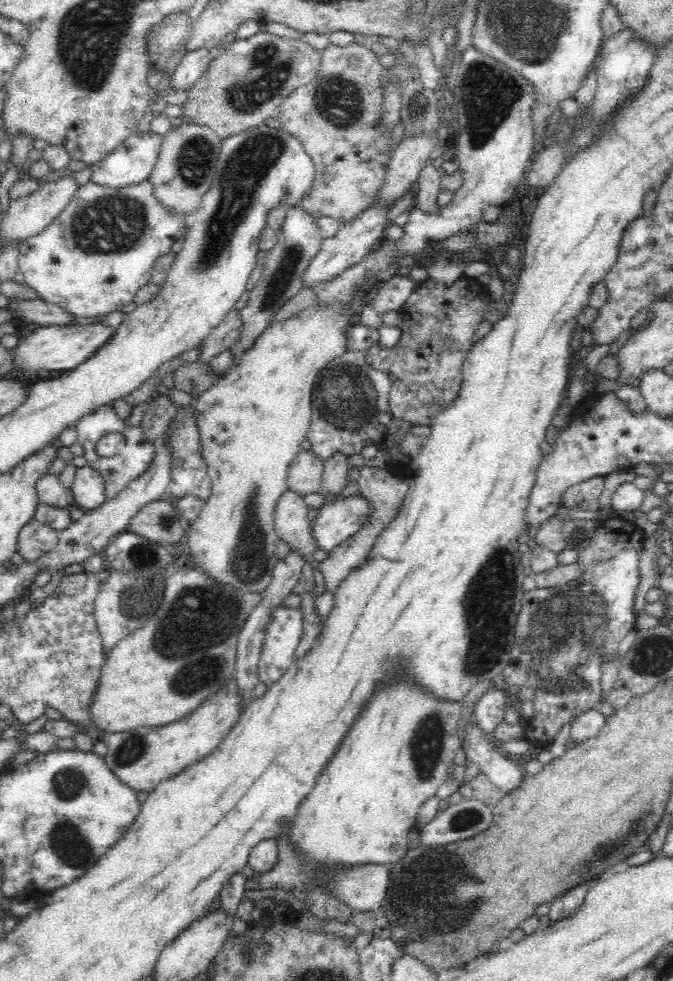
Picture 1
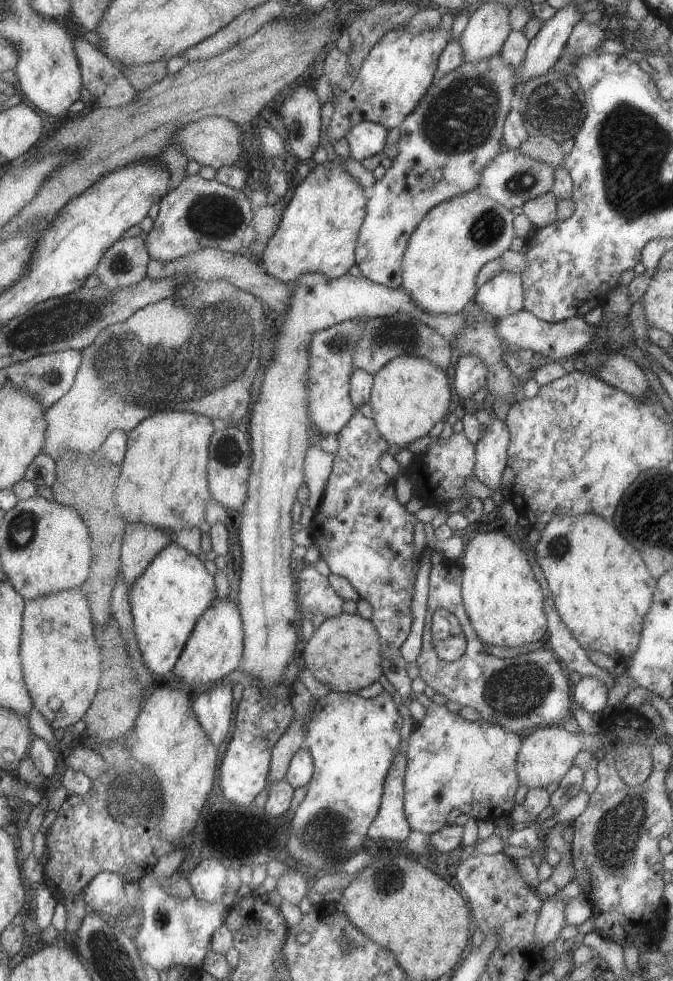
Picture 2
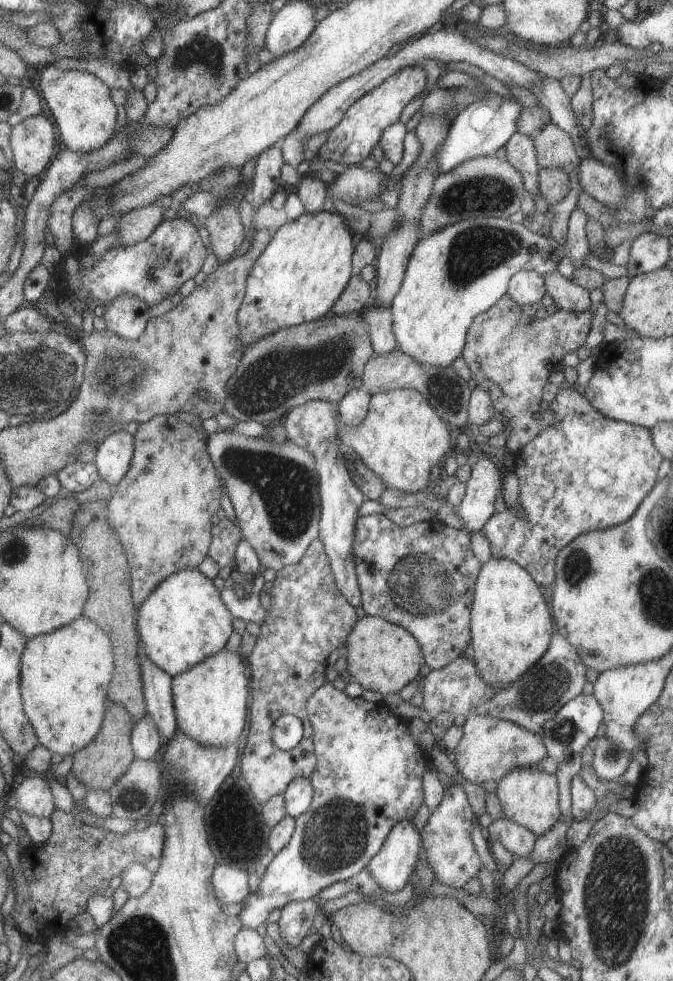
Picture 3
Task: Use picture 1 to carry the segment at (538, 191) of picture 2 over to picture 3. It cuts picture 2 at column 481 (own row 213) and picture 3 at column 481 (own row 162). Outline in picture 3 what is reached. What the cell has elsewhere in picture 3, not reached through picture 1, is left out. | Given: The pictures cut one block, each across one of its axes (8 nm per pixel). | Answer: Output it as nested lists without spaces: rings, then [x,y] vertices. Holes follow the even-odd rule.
[[[479,156],[465,160],[445,172],[435,176],[429,194],[429,201],[419,212],[419,239],[441,230],[443,226],[455,224],[459,220],[477,217],[502,217],[507,219],[520,211],[525,196],[521,174],[507,162],[497,156]]]

